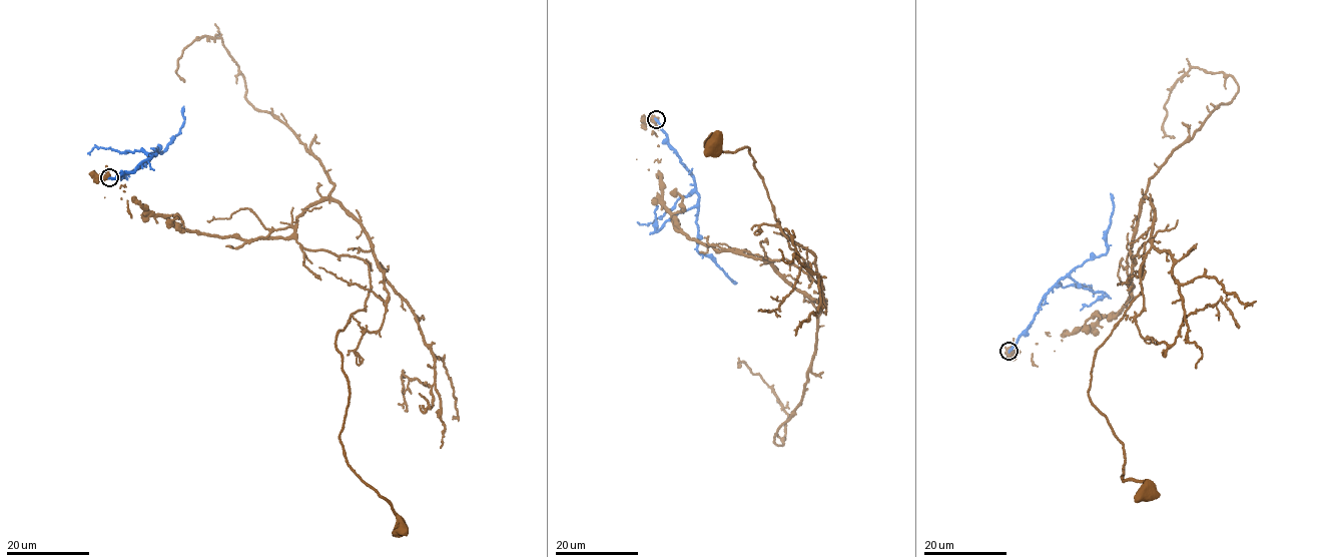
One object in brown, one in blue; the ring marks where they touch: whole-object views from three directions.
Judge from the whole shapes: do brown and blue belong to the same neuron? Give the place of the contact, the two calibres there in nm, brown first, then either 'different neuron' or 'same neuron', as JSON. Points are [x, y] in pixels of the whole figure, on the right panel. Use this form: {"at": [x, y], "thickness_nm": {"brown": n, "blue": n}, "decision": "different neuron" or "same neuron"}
{"at": [1009, 351], "thickness_nm": {"brown": 480, "blue": 320}, "decision": "different neuron"}

